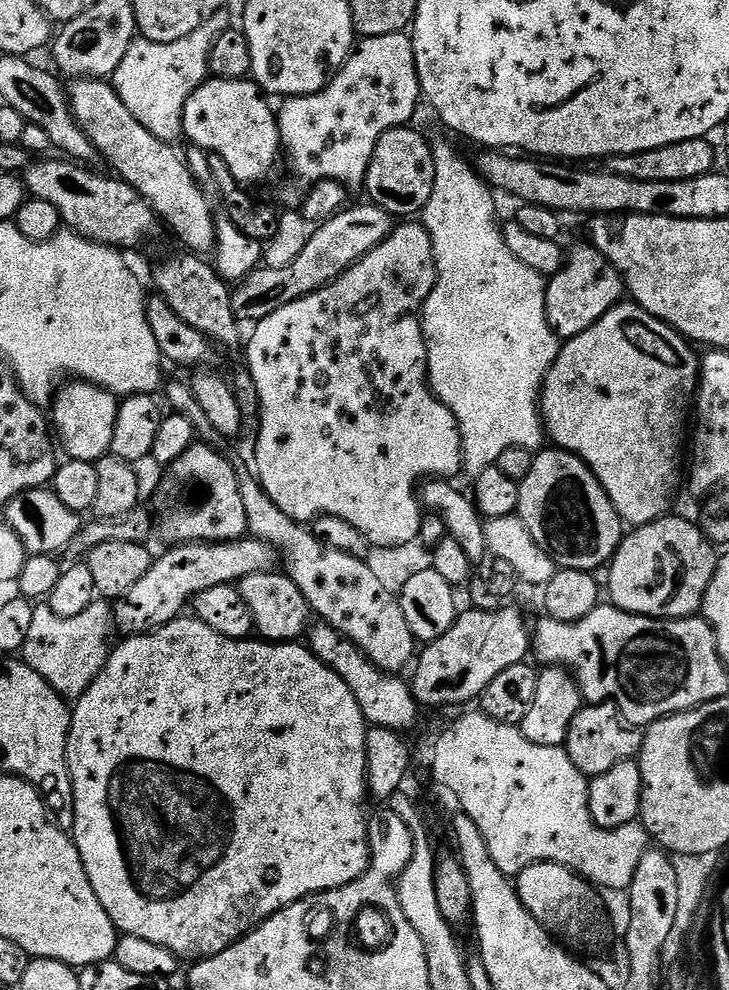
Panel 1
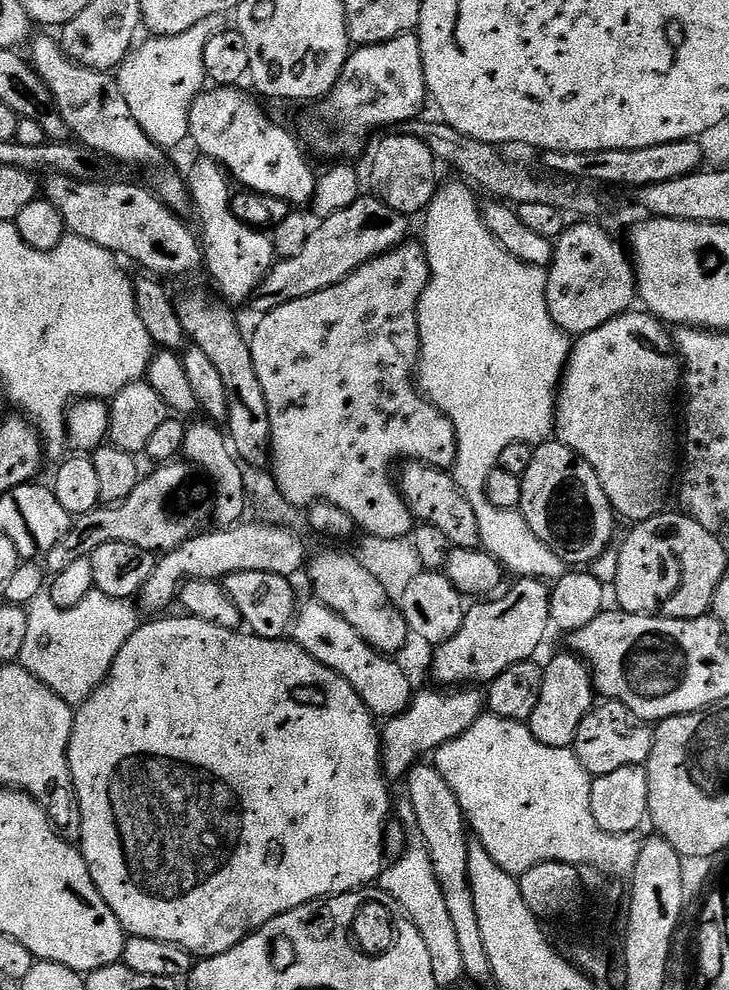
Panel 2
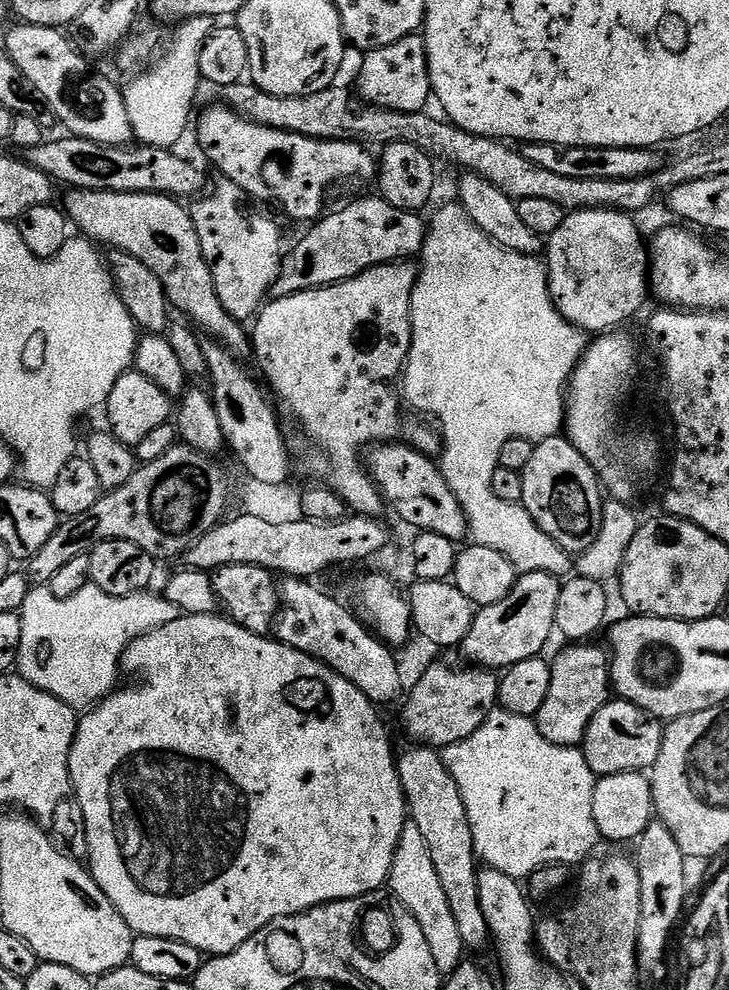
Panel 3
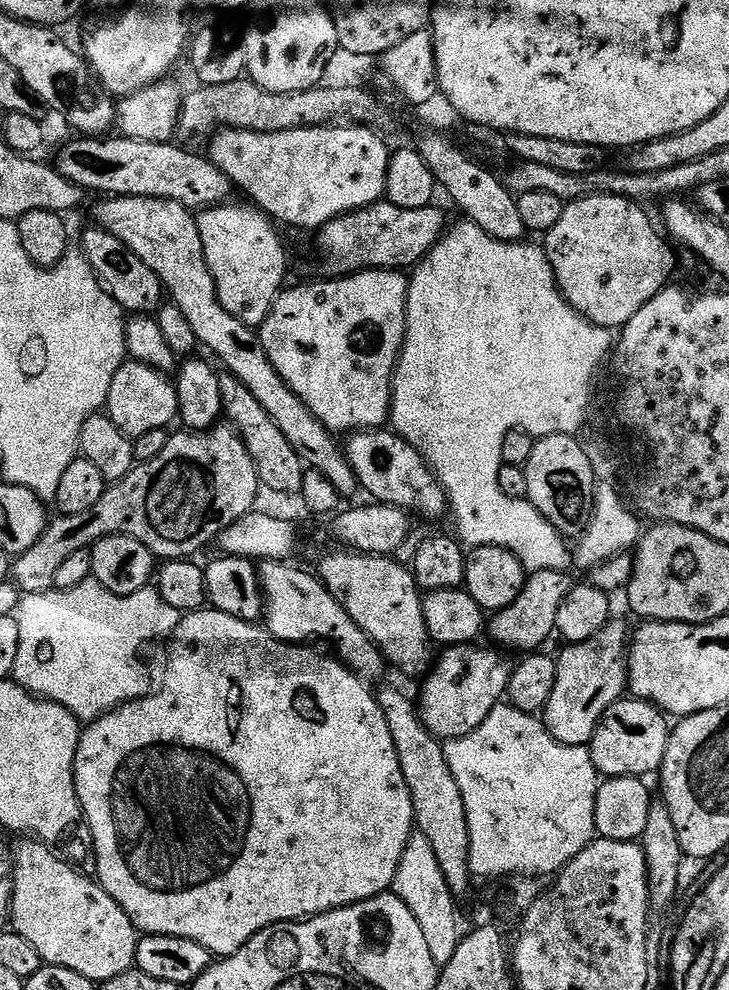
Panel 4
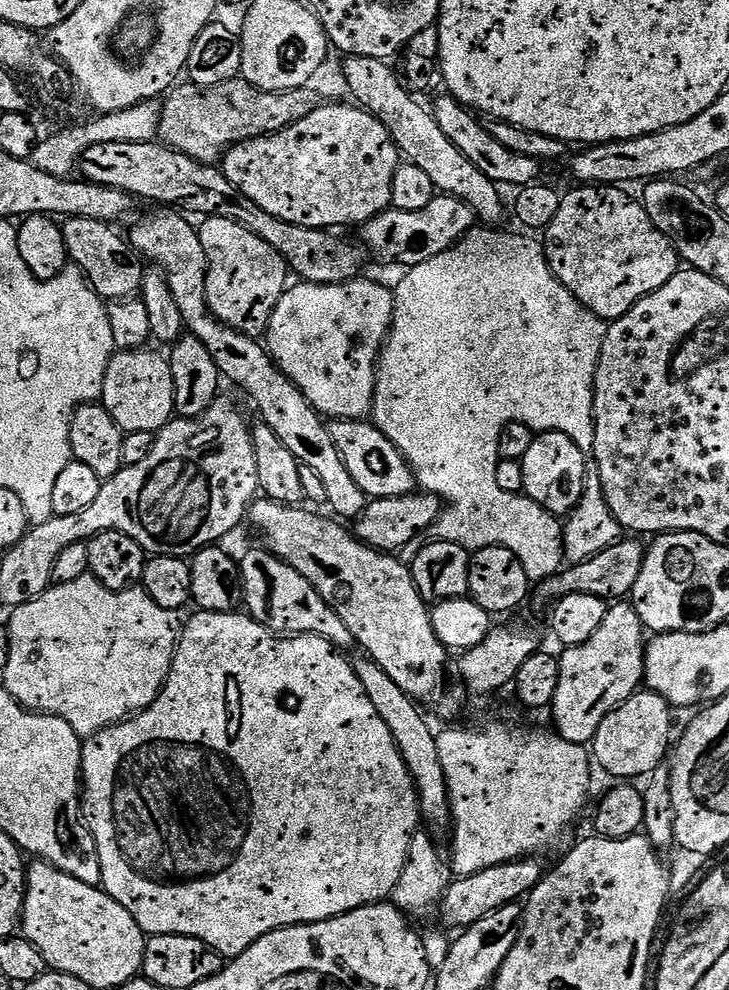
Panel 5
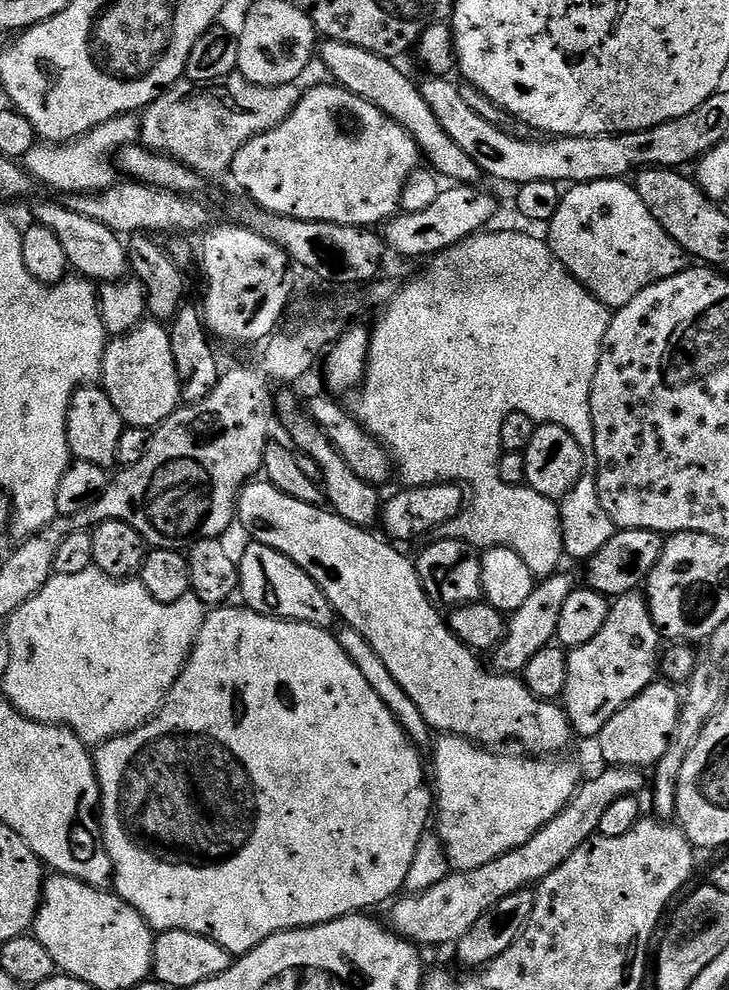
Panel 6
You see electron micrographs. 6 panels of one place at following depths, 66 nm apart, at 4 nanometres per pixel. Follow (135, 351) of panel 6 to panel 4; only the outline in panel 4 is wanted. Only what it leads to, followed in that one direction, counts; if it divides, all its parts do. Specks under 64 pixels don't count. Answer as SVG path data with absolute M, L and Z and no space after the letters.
M126 362L116 371L114 382L110 382L106 414L124 436L135 438L150 434L150 430L167 429L168 423L177 419L180 407L176 386L168 379L165 373L135 362Z

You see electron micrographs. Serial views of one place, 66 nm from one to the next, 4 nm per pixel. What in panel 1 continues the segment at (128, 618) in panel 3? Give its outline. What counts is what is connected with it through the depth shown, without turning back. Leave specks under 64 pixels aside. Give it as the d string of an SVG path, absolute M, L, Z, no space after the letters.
M97 602L91 604L78 618L58 618L46 606L36 608L34 622L30 625L30 635L26 638L22 649L22 659L24 663L29 664L54 691L65 698L78 698L98 678L100 671L104 669L104 663L108 660L110 643L108 639L114 633L114 608L111 603Z

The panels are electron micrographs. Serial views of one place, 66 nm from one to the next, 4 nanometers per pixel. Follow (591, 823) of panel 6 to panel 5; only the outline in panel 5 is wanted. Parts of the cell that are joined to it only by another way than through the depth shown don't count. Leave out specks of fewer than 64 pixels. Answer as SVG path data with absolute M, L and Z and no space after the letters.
M536 858L512 860L508 864L490 866L478 874L453 879L438 905L441 918L455 930L463 930L486 918L486 914L494 914L494 910L502 906L523 901L529 892L535 890L537 882L544 878L545 865L540 865L538 861Z

